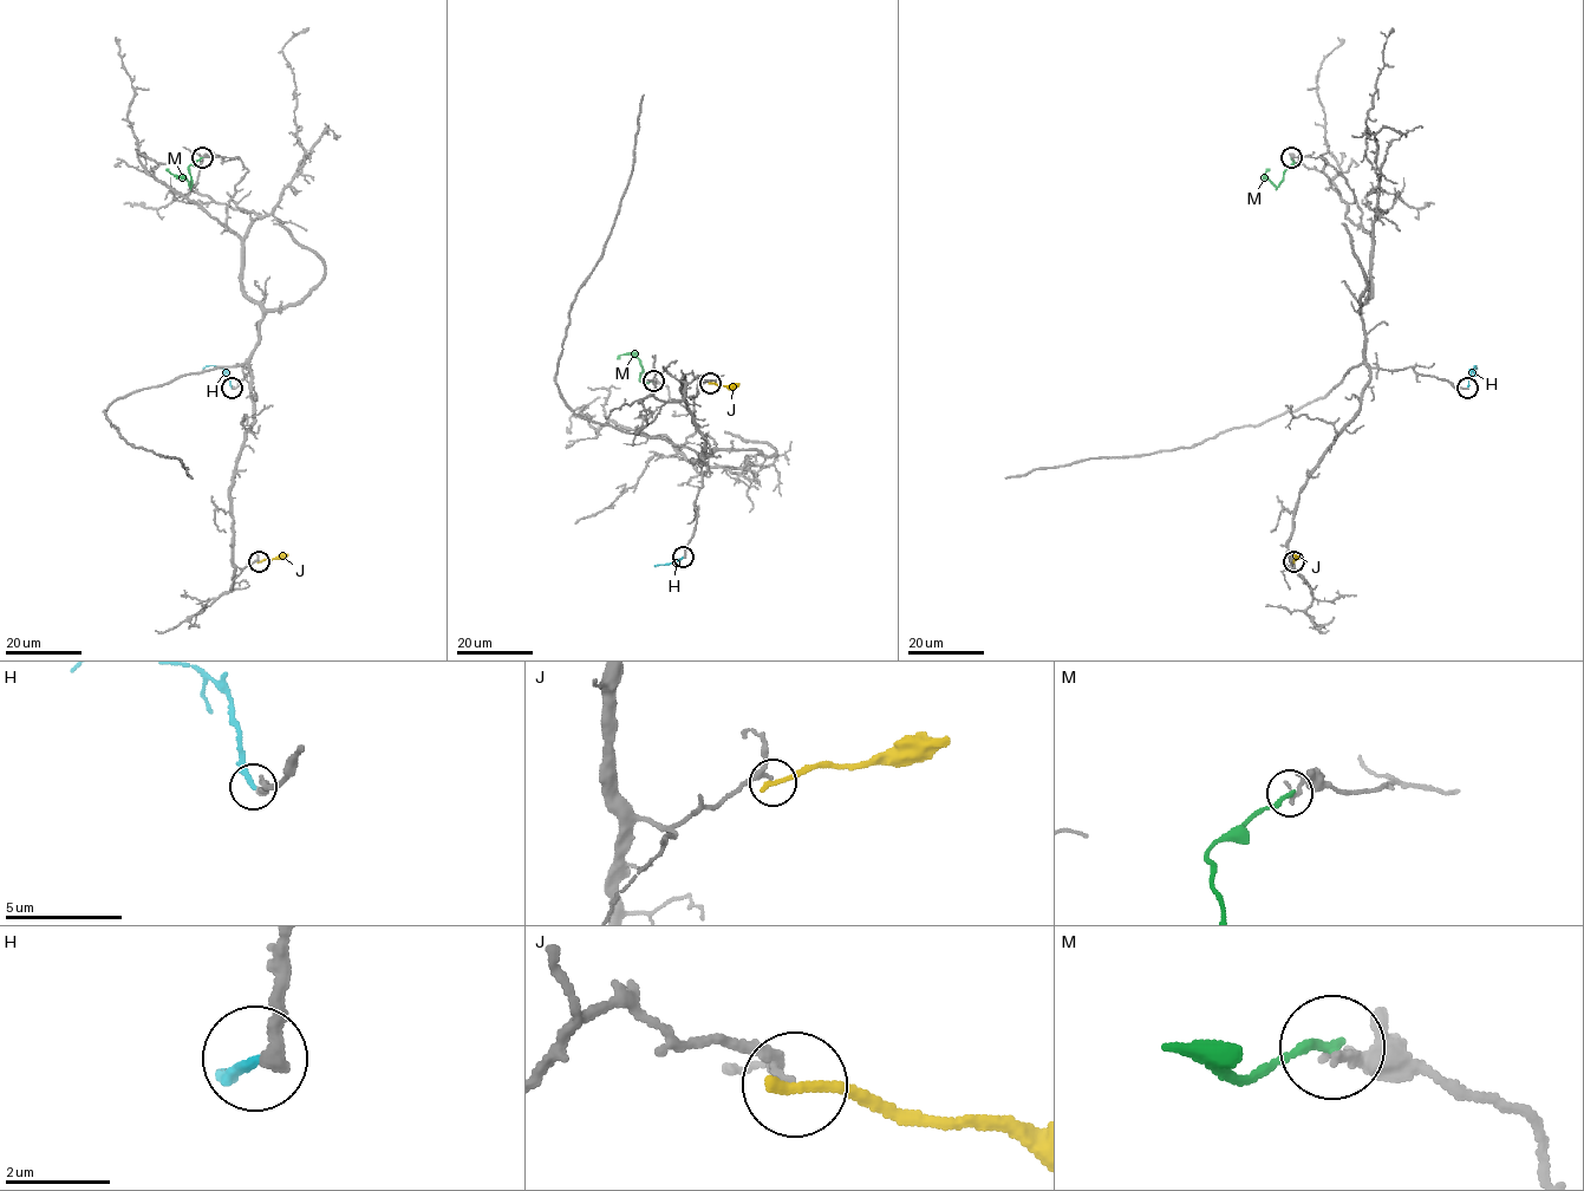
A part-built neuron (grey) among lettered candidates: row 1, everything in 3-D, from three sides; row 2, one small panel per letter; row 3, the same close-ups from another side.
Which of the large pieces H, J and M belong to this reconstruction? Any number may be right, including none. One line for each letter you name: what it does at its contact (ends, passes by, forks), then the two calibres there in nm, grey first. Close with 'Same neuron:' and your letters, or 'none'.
Same neuron: none

